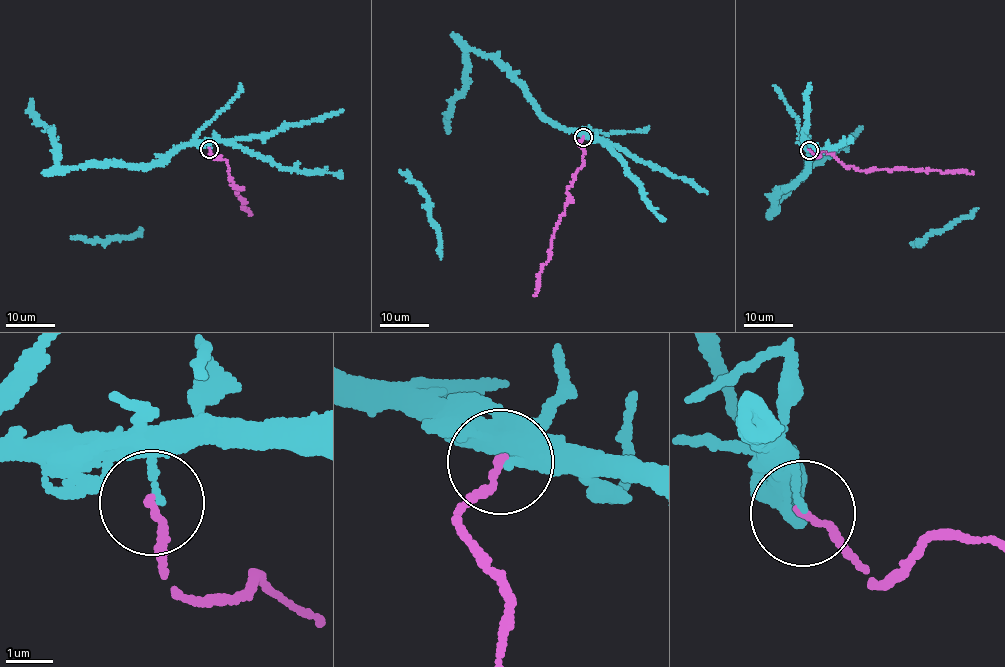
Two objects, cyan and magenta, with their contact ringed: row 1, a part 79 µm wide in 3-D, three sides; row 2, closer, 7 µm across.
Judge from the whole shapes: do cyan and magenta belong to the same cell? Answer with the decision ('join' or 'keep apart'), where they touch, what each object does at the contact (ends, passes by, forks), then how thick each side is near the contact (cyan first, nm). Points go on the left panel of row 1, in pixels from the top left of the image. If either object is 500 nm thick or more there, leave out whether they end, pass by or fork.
keep apart; at (209, 149); cyan ends there; magenta ends there; 150 nm thick on the cyan side, 170 nm on the other

